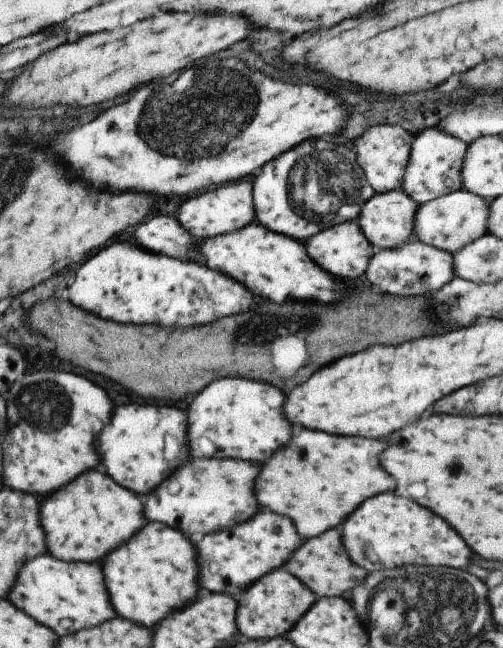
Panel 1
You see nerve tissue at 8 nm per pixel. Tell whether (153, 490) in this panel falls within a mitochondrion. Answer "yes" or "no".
no

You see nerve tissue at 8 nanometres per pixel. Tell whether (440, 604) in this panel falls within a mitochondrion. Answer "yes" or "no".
yes

